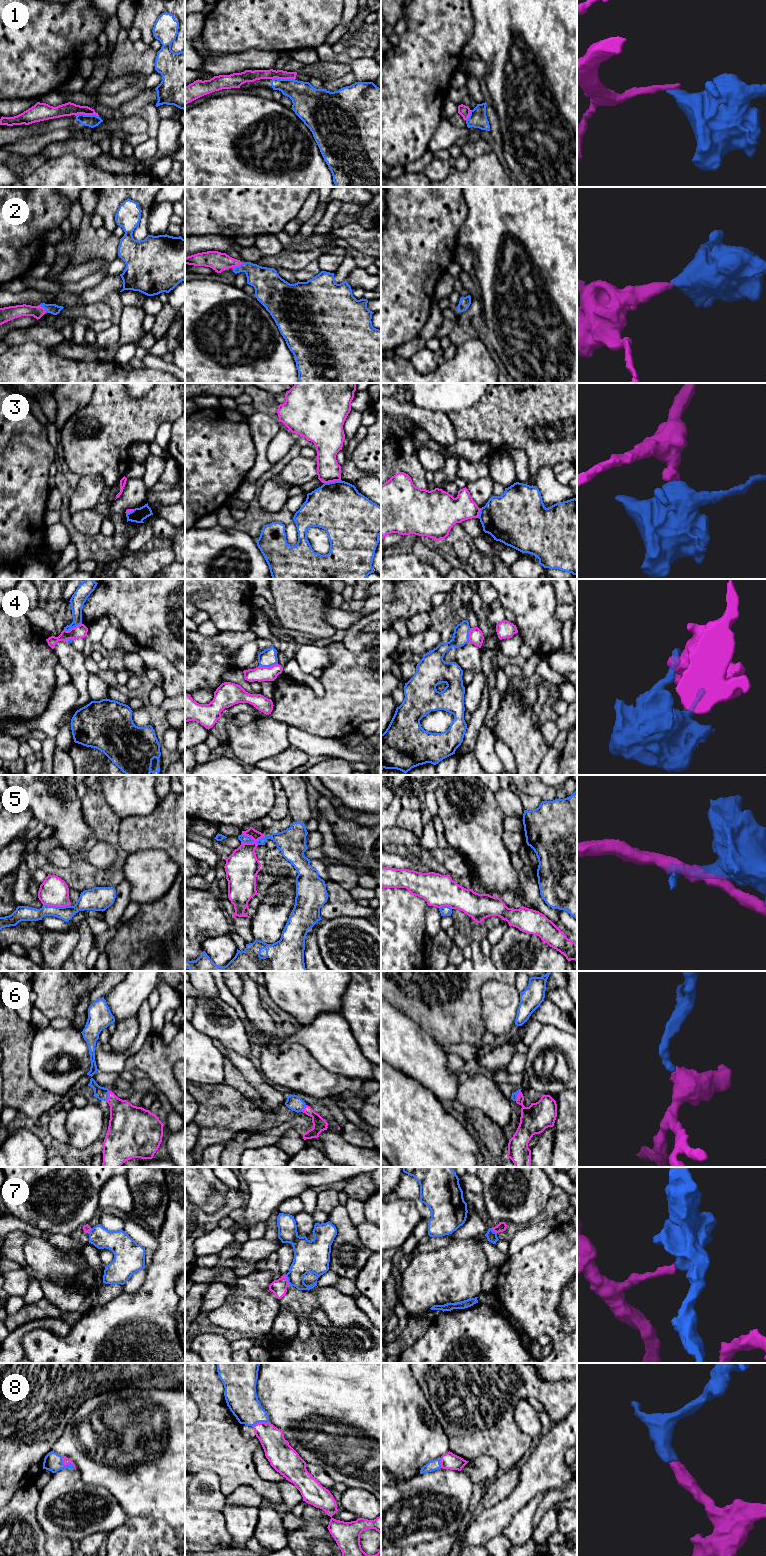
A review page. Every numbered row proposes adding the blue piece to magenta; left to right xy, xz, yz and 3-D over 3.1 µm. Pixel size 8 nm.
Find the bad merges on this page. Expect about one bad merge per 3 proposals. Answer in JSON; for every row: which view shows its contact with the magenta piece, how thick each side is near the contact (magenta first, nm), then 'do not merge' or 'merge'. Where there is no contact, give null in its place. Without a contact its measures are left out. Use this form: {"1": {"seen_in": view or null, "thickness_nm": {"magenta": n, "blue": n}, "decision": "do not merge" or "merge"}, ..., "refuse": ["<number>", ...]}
{"1": {"seen_in": "xy", "thickness_nm": {"magenta": 110, "blue": 100}, "decision": "do not merge"}, "2": {"seen_in": "xz", "thickness_nm": {"magenta": 150, "blue": 200}, "decision": "merge"}, "3": {"seen_in": "xz", "thickness_nm": {"magenta": 190, "blue": 420}, "decision": "do not merge"}, "4": {"seen_in": "xz", "thickness_nm": {"magenta": 120, "blue": 140}, "decision": "do not merge"}, "5": {"seen_in": "xz", "thickness_nm": {"magenta": 280, "blue": 60}, "decision": "do not merge"}, "6": {"seen_in": "xy", "thickness_nm": {"magenta": 280, "blue": 100}, "decision": "merge"}, "7": {"seen_in": "xz", "thickness_nm": {"magenta": 130, "blue": 240}, "decision": "do not merge"}, "8": {"seen_in": "xy", "thickness_nm": {"magenta": 50, "blue": 150}, "decision": "merge"}, "refuse": ["1", "3", "4", "5", "7"]}

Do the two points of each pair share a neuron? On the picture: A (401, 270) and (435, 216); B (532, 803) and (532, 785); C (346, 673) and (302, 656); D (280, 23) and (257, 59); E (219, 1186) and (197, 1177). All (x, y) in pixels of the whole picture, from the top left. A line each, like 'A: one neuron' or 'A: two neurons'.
A: one neuron
B: two neurons
C: two neurons
D: two neurons
E: one neuron

